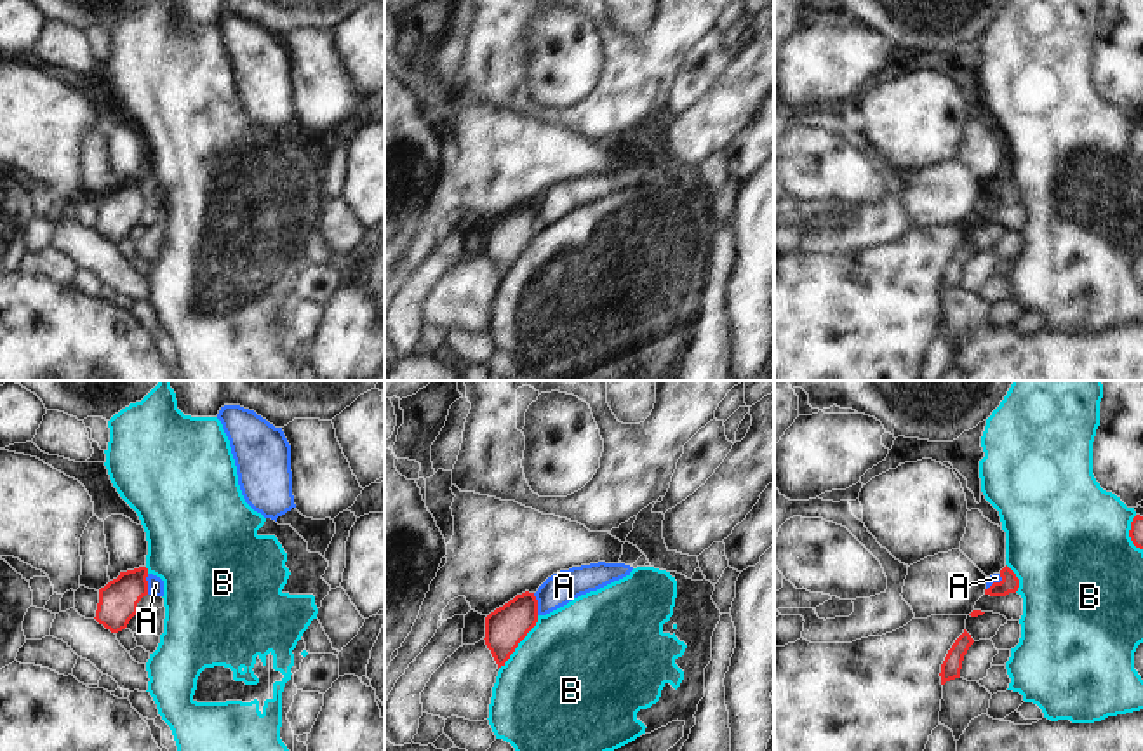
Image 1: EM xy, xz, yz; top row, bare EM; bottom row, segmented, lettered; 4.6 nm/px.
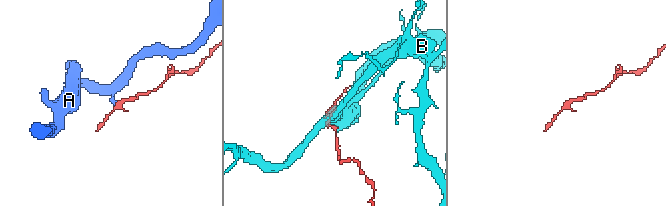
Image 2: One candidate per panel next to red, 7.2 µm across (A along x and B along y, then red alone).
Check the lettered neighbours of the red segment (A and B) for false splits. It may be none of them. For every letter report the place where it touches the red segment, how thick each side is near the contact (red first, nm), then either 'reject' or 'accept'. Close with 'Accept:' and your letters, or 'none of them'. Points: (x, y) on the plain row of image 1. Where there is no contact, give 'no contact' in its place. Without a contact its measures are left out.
A: xz (536, 214) | 190/150 nm | reject
B: xz (521, 251) | 190/500 nm | reject
Accept: none of them

